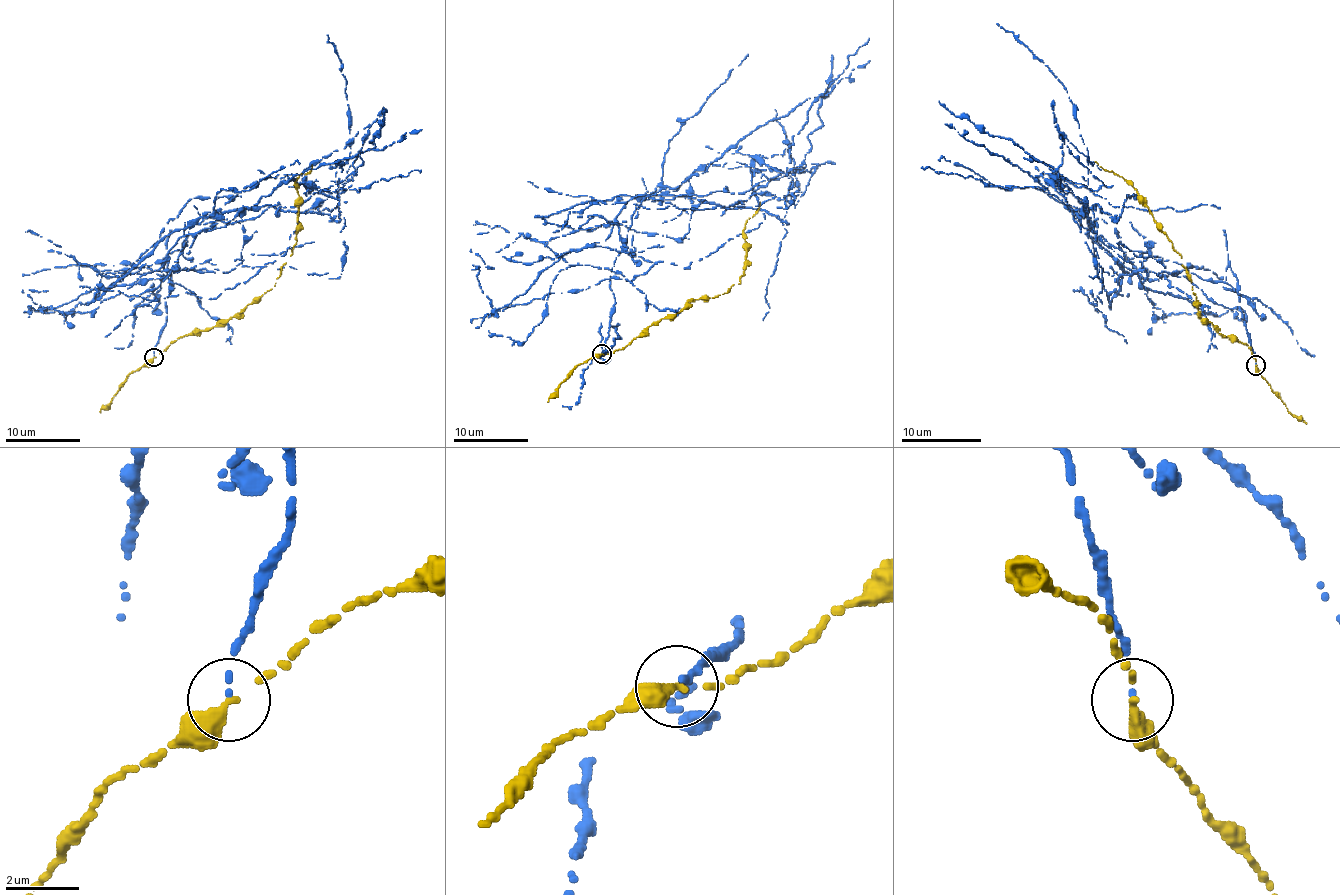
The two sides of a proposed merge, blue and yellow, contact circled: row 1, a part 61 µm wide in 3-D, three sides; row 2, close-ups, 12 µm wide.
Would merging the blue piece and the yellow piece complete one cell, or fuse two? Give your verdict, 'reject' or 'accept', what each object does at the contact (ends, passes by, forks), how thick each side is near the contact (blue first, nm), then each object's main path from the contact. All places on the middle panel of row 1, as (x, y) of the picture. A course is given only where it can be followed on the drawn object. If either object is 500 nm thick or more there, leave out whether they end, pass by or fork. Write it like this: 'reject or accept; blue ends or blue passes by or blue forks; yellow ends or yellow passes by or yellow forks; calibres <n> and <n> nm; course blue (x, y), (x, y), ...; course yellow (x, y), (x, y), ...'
reject; blue ends; yellow passes by; calibres 110 and 240 nm; course blue (602, 354), (619, 337), (610, 275), (638, 201), (737, 146), (801, 167), (784, 197), (812, 167), (720, 216); course yellow (602, 354), (628, 345), (688, 302), (724, 294), (744, 275), (743, 229), (759, 202)

